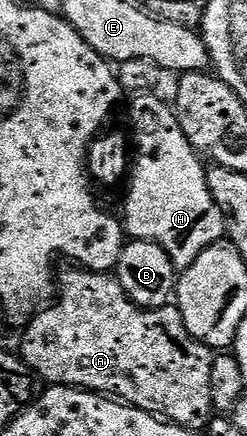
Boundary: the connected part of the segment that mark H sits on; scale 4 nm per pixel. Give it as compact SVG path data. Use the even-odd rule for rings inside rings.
M148 92L130 99L129 122L134 129L135 146L141 152L141 157L137 159L135 169L131 172L131 185L127 187L121 221L132 239L155 242L165 248L176 271L182 272L190 268L193 260L197 260L197 256L201 256L205 248L209 248L214 242L224 241L227 225L221 208L217 208L217 200L213 200L213 192L209 192L204 159L195 153L185 132L181 132L181 124L174 109L168 103L166 106L159 96L158 93Z

